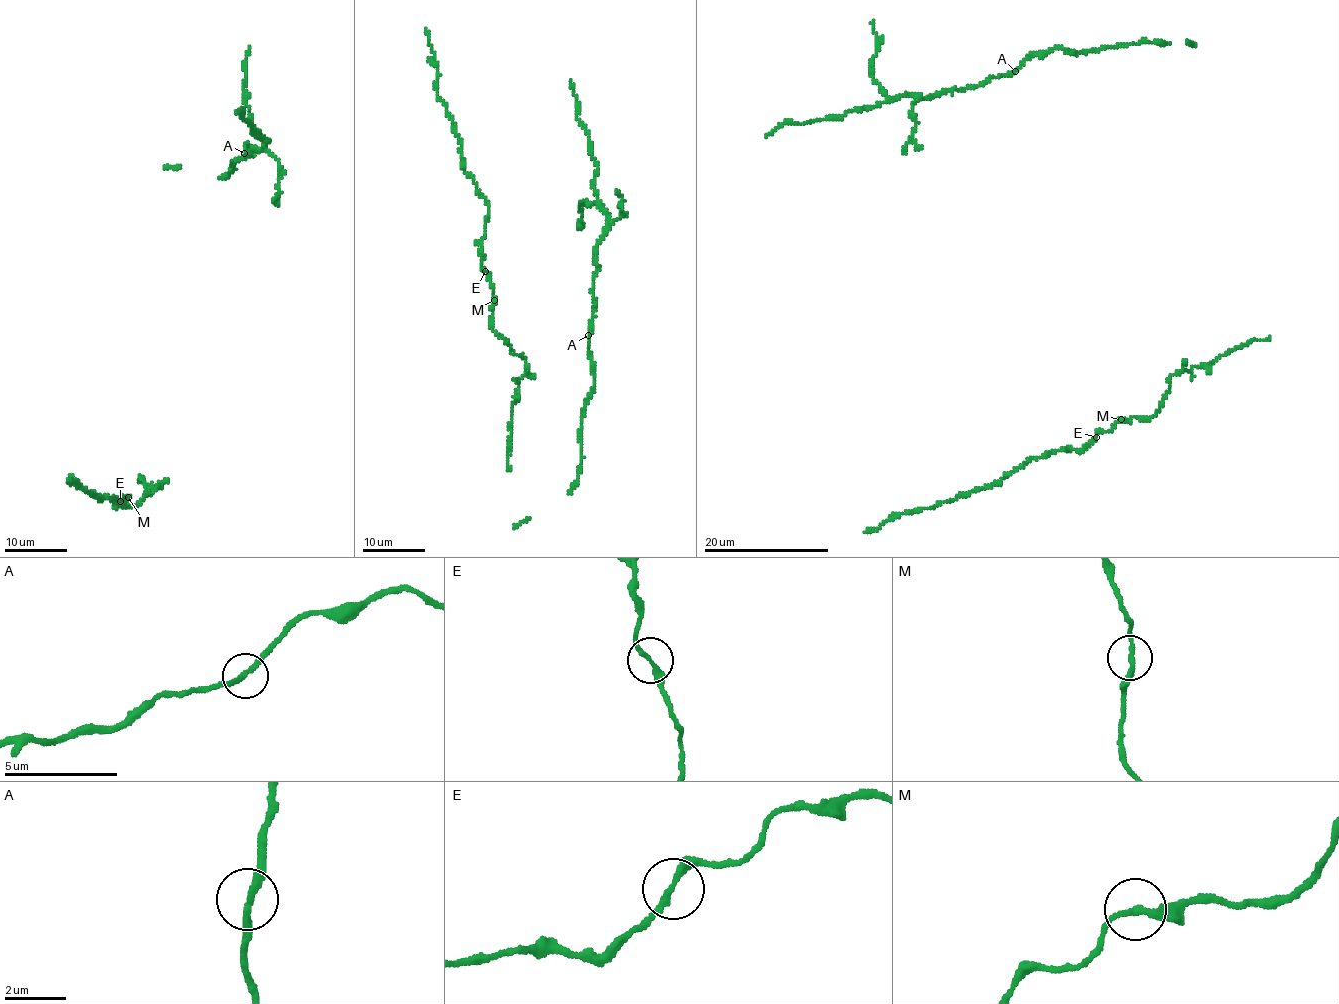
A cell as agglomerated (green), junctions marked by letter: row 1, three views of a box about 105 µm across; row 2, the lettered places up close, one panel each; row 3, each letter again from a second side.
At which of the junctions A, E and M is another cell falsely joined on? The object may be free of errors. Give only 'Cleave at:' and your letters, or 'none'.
Cleave at: none

